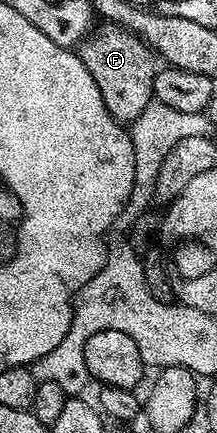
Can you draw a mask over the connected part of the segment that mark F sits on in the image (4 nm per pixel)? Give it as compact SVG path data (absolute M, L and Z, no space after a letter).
M111 23L111 25L102 25L93 35L87 36L80 45L80 56L84 67L96 79L96 87L100 87L100 95L104 99L104 107L108 107L110 114L120 123L134 121L149 105L152 105L154 96L154 74L156 72L156 55L132 31L128 31L124 26Z

